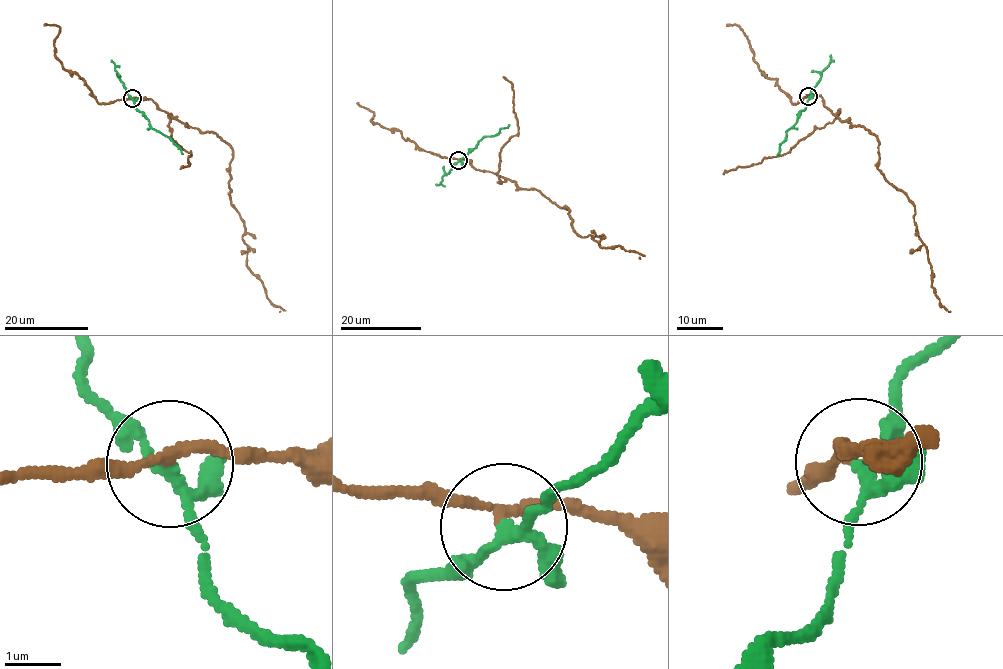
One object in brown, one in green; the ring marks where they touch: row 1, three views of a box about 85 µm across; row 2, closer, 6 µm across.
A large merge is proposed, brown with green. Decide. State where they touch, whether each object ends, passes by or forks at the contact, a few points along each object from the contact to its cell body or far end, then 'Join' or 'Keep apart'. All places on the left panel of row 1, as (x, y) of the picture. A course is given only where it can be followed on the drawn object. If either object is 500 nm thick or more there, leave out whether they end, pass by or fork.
Place: (132, 98). At the ring brown passes by. At the ring green forks. Course of brown: (133, 98), (150, 99), (185, 125), (215, 132), (230, 146), (229, 195), (243, 222), (248, 268), (280, 311). Course of green: (133, 98), (149, 126), (167, 136), (182, 154). Keep apart

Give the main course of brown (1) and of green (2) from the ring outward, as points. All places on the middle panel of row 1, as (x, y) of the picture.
1: (459, 160), (536, 189), (568, 208), (582, 237), (638, 252), (640, 259)
2: (459, 160), (485, 136), (494, 136), (509, 124)

